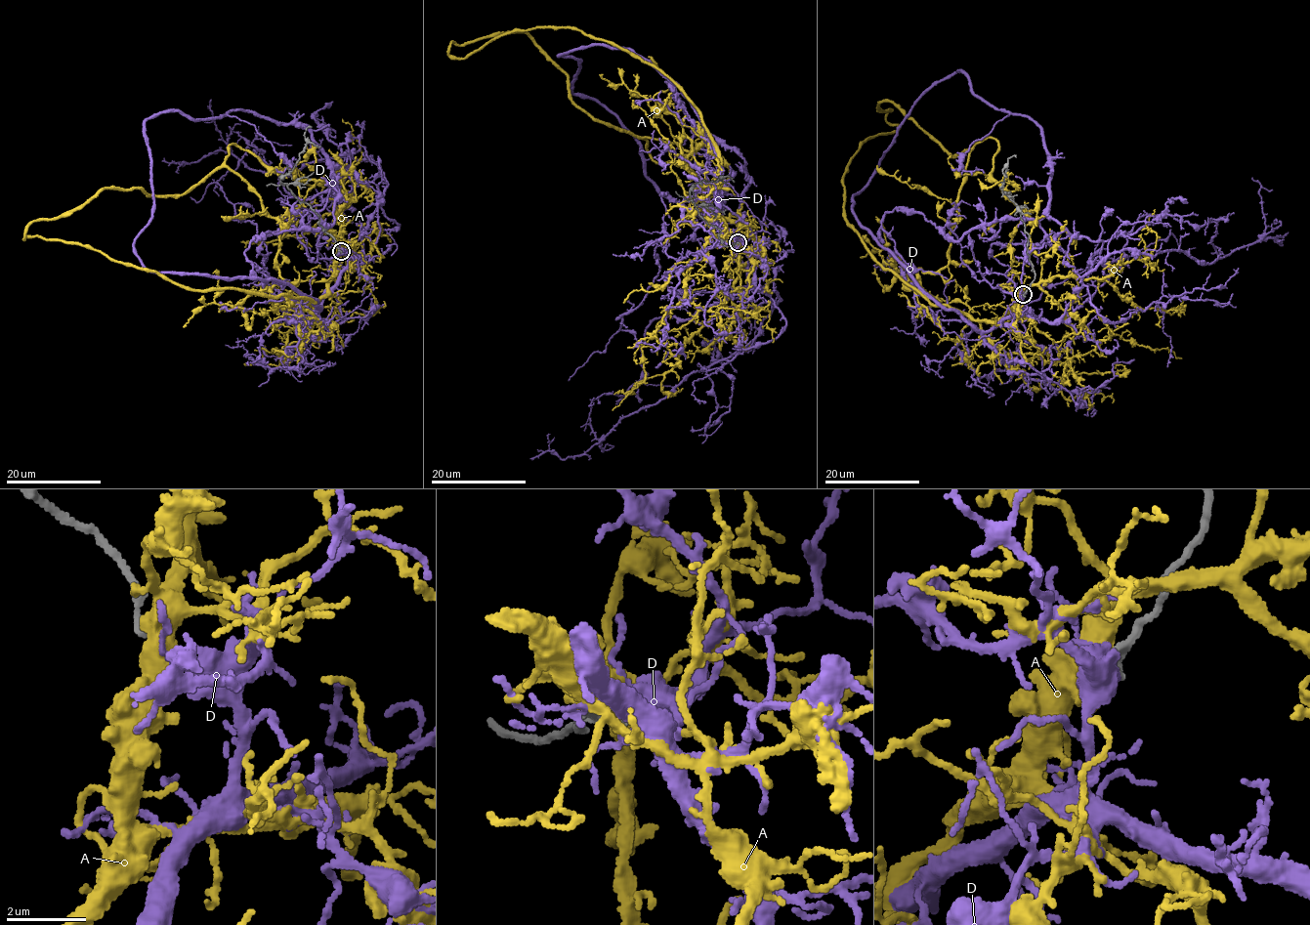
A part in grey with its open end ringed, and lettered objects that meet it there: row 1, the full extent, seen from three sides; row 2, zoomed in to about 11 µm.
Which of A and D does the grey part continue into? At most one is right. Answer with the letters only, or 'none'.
D

